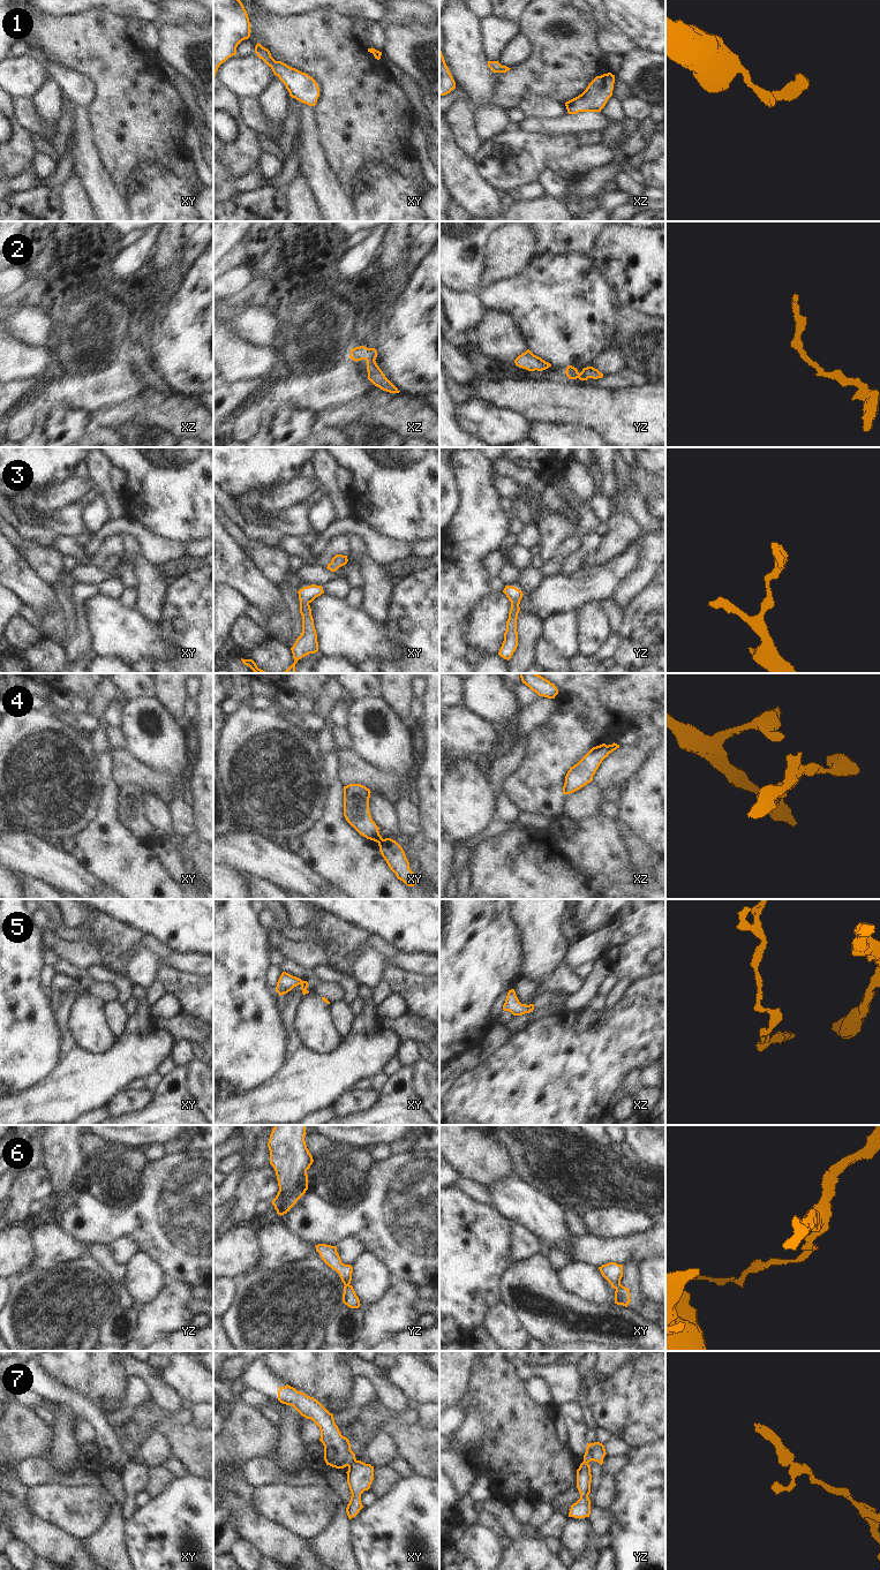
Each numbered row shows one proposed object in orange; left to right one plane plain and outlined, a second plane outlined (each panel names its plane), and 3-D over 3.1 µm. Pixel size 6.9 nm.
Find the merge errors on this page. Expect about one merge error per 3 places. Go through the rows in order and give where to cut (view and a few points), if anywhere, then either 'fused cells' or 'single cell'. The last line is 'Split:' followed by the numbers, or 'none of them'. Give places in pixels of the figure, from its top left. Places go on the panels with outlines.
1: cut none; single cell
2: cut none; single cell
3: cut none; single cell
4: cut none; single cell
5: cut none; single cell
6: cut xy (621, 1284), (615, 1288); fused cells
7: cut xy (355, 1459), (348, 1466); fused cells
Split: 6, 7

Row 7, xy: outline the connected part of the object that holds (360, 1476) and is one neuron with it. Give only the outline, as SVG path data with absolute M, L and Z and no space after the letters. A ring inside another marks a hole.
M354 1460L348 1466L346 1473L347 1484L352 1494L346 1512L348 1518L352 1519L363 1508L361 1494L370 1488L374 1480L374 1466L361 1460Z

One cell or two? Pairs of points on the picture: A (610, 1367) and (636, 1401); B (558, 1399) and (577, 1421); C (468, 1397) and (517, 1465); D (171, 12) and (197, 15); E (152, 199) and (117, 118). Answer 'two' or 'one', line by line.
A: two
B: two
C: one
D: one
E: two

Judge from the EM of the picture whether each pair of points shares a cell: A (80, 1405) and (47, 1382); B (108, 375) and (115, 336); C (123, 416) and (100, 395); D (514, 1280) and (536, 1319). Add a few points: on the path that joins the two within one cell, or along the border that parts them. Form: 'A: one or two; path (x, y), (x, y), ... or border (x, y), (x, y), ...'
A: one; path (72, 1399), (55, 1390)
B: two; border (117, 356), (102, 364), (96, 374), (90, 377)
C: two; border (137, 395), (120, 404), (98, 408), (92, 413)
D: one; path (509, 1291), (511, 1301), (516, 1307), (525, 1311)

